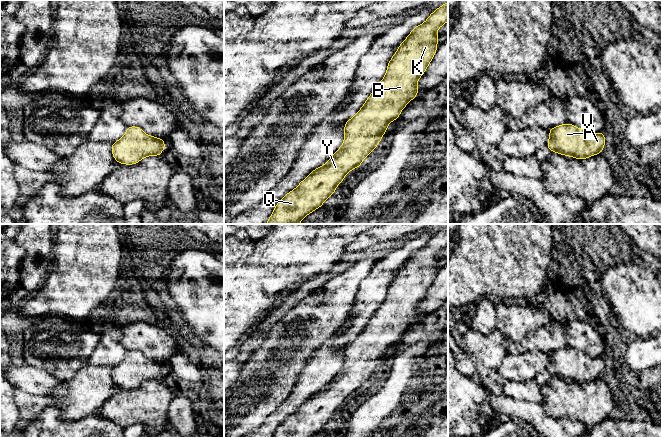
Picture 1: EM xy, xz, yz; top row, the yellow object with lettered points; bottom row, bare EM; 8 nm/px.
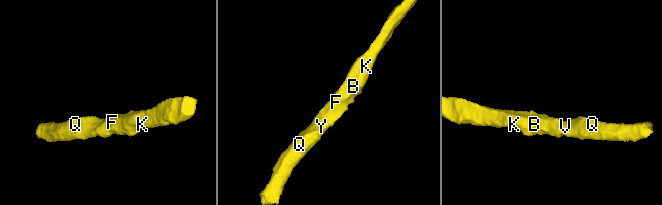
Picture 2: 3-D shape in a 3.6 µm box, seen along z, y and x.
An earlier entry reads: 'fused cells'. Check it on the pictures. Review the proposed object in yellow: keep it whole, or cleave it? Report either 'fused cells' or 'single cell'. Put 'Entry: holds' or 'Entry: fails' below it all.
single cell
Entry: fails

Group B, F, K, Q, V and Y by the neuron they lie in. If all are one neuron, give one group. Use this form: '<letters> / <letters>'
B F K Q V Y

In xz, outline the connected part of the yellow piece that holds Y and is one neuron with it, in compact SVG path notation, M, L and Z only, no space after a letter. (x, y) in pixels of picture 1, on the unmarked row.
M448 226L431 237L421 249L412 253L399 269L387 289L384 302L370 318L357 338L344 349L345 363L328 386L313 394L299 409L288 416L275 430L272 437L311 437L335 417L336 411L352 394L360 391L362 385L380 367L390 346L395 345L405 330L418 320L417 307L425 297L437 275L440 259L436 255L448 245Z

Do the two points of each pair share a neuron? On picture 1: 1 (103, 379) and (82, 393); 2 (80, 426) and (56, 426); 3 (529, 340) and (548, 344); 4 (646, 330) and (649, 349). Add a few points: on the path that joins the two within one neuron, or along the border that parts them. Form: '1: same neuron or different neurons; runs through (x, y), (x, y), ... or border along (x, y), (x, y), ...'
1: same neuron; runs through (98, 380), (87, 390)
2: same neuron; runs through (74, 426), (62, 426)
3: same neuron; runs through (534, 340), (543, 340)
4: different neurons; border along (637, 337), (650, 338)

